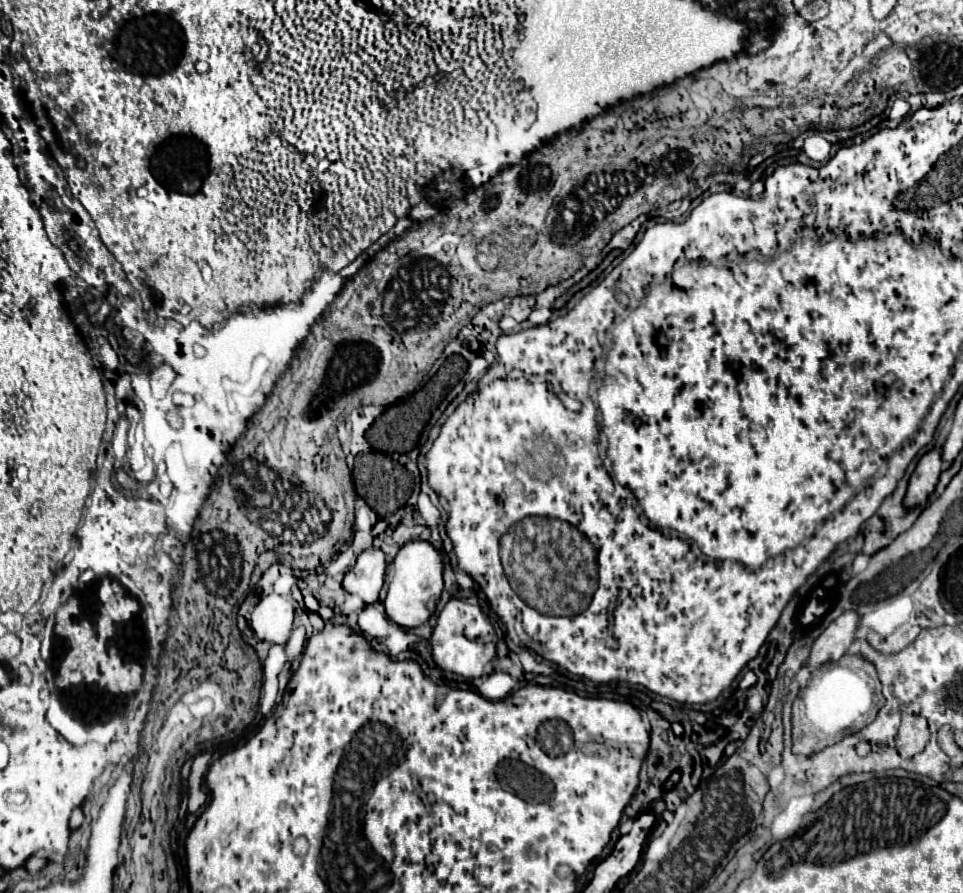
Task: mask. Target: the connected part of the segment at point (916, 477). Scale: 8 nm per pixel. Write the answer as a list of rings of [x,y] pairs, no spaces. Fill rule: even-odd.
[[[934,448],[930,452],[926,452],[918,464],[916,470],[910,478],[910,488],[906,494],[906,504],[910,504],[910,508],[914,504],[922,504],[928,502],[928,496],[934,492],[938,480],[940,480],[940,472],[942,472],[944,460],[942,460],[942,448]]]

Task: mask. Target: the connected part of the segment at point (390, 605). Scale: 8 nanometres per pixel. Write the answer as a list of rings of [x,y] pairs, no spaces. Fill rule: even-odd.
[[[410,540],[400,548],[394,562],[388,568],[388,596],[384,600],[386,614],[392,622],[406,628],[416,628],[426,622],[434,612],[444,588],[444,560],[442,550],[438,550],[430,540]]]

